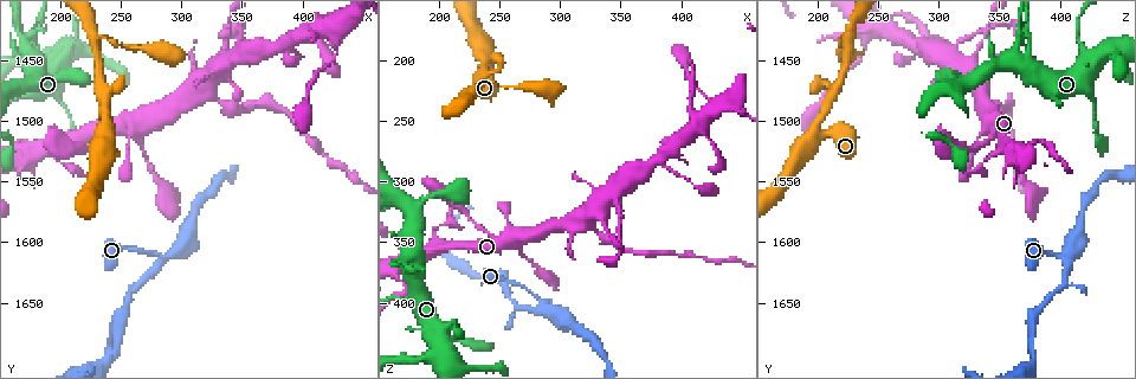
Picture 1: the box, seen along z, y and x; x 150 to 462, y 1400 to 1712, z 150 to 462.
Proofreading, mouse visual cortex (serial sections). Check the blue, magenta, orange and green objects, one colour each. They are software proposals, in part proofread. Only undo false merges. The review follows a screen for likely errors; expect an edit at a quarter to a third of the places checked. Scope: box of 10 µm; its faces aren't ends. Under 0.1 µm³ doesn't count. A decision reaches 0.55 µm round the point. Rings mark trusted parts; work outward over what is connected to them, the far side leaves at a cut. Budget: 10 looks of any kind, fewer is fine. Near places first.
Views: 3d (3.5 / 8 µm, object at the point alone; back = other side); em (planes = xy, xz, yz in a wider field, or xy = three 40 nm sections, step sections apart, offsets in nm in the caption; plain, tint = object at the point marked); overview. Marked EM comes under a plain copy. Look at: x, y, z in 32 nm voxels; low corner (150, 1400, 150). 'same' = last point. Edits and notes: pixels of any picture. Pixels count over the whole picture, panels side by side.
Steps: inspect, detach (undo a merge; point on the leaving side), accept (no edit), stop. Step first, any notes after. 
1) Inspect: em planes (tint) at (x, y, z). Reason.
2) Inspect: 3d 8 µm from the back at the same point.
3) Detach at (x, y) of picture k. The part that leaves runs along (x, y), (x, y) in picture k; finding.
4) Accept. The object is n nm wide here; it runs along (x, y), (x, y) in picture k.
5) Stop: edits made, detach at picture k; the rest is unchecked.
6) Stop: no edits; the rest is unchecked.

Inspect: 3d 3.5 µm from the back at (282, 1612, 400). Small branch off a trunk.

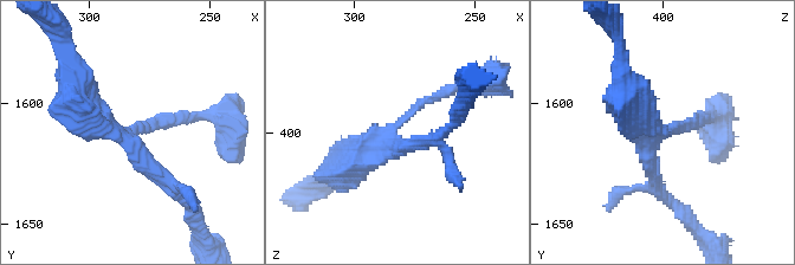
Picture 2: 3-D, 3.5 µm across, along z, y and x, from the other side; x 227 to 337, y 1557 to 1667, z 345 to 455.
Inspect: em xy step 1 (tint) at (285, 1612, 401). 3 arms meet here; the arms are 150, 200, 400 nm wide.

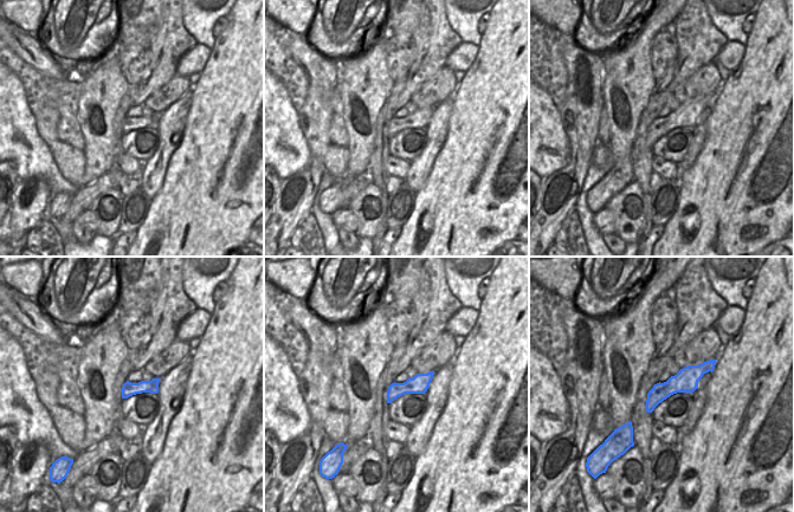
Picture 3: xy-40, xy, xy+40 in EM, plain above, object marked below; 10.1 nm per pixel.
Accept. The object is 190 nm wide here; it runs along (188, 118), (120, 133), (76, 89) in picture 2; one cell here.

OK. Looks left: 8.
Inspect: 3d 3.5 µm from the back at (202, 1442, 436). Sharp bend.

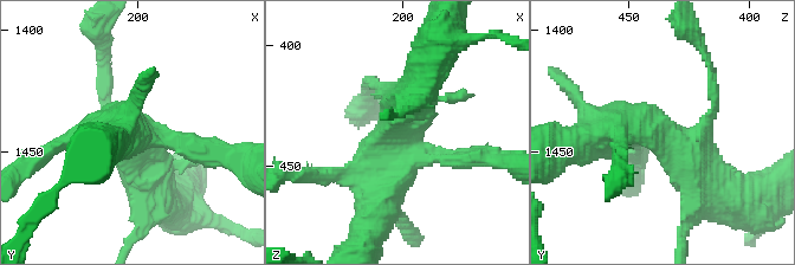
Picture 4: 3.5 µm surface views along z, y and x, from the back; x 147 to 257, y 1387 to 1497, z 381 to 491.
Inspect: em xy step 5 (tint) at (203, 1442, 438). Now the EM.

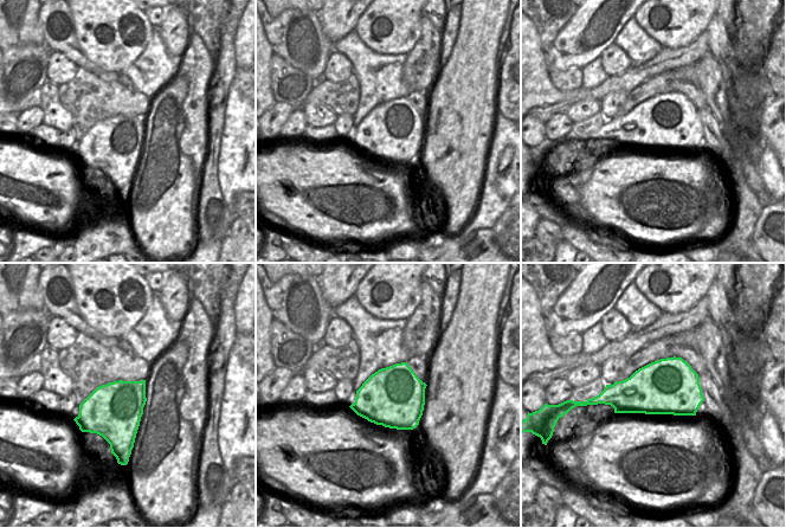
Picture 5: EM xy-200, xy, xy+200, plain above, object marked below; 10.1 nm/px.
Accept. It runs along (419, 85), (383, 155), (336, 174) in picture 4; continuous, no second cell.

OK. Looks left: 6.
Inspect: 3d 3.5 µm at (354, 1486, 356). Thin neck.

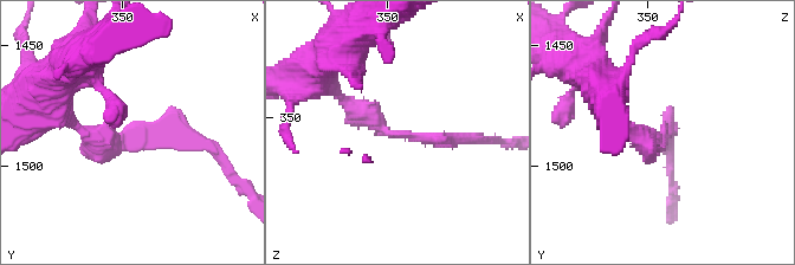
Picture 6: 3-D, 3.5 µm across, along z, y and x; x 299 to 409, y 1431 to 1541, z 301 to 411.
Inspect: em xy step 3 (tint) at (354, 1485, 356). The arms are 150, 200 nm wide; shape alone is not enough.

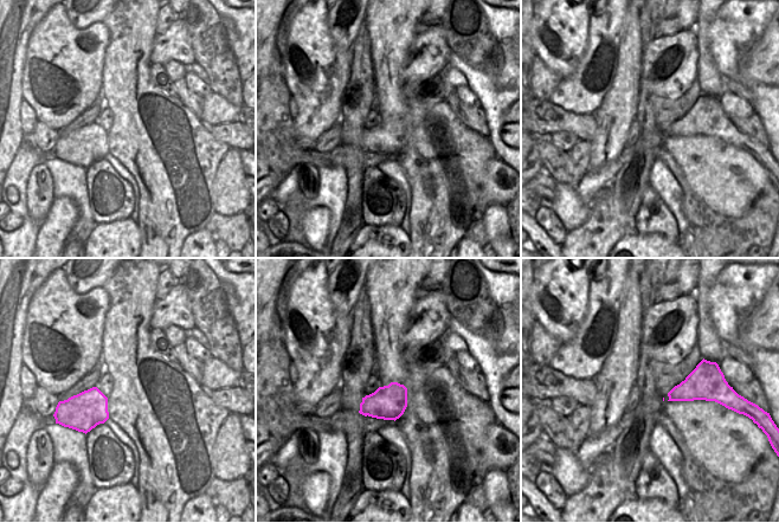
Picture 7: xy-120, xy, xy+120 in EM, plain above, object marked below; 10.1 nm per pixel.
Detach at (163, 137) of picture 6. The part that leaves runs along (123, 133), (185, 129), (225, 162) in picture 6; two cells meet here.

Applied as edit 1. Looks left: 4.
Inspect: overview.

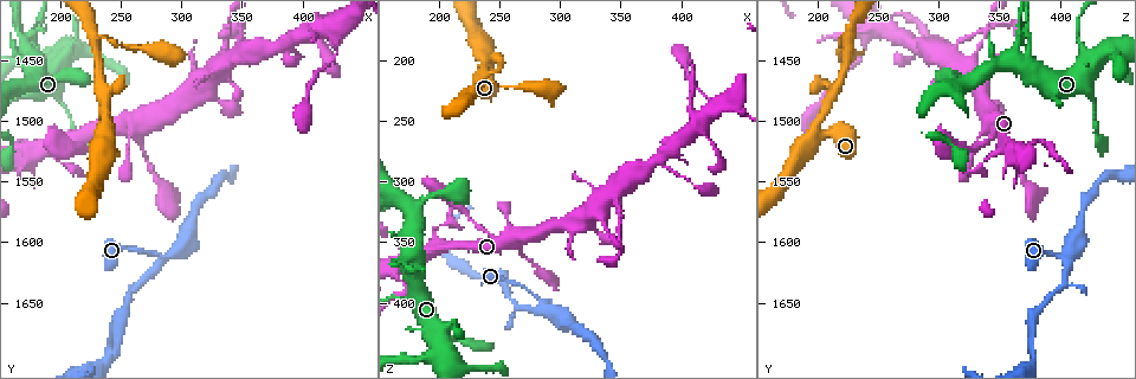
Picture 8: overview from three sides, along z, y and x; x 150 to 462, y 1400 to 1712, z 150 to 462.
Inspect: 3d 3.5 µm from the back at (170, 1516, 386). Thick turns thin.

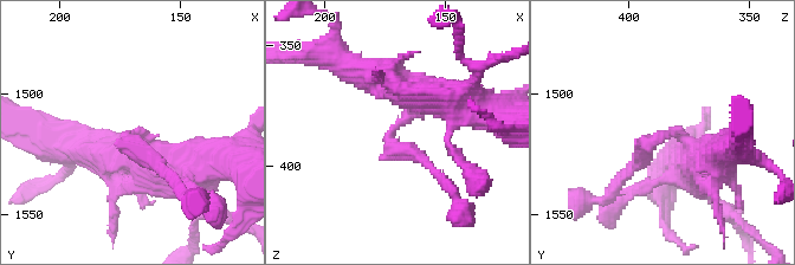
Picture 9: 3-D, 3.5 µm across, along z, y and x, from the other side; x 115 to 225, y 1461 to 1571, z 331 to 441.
Inspect: em xy step 5 (tint) at (171, 1515, 386). The arms are 150, 400 nm wide; now the EM.

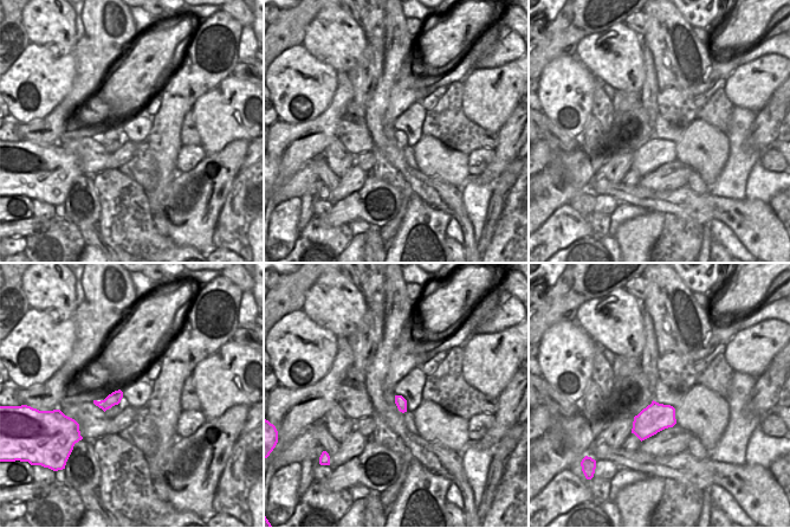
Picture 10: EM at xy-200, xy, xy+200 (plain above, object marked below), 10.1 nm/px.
Accept. It runs along (386, 79), (411, 95), (393, 147), (433, 170) in picture 9; one cell here.

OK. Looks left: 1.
Stop: edits made, detach at picture 6; the rest is unchecked.

